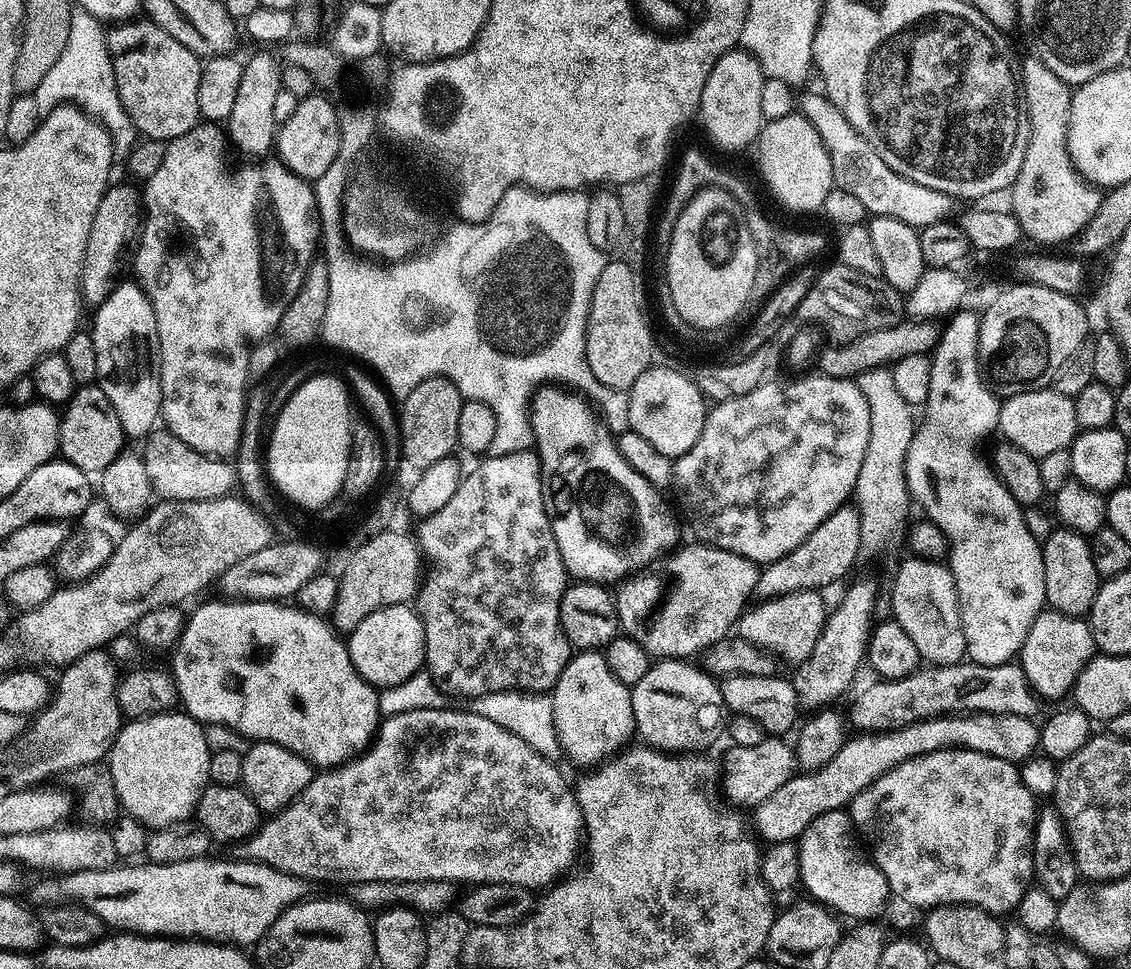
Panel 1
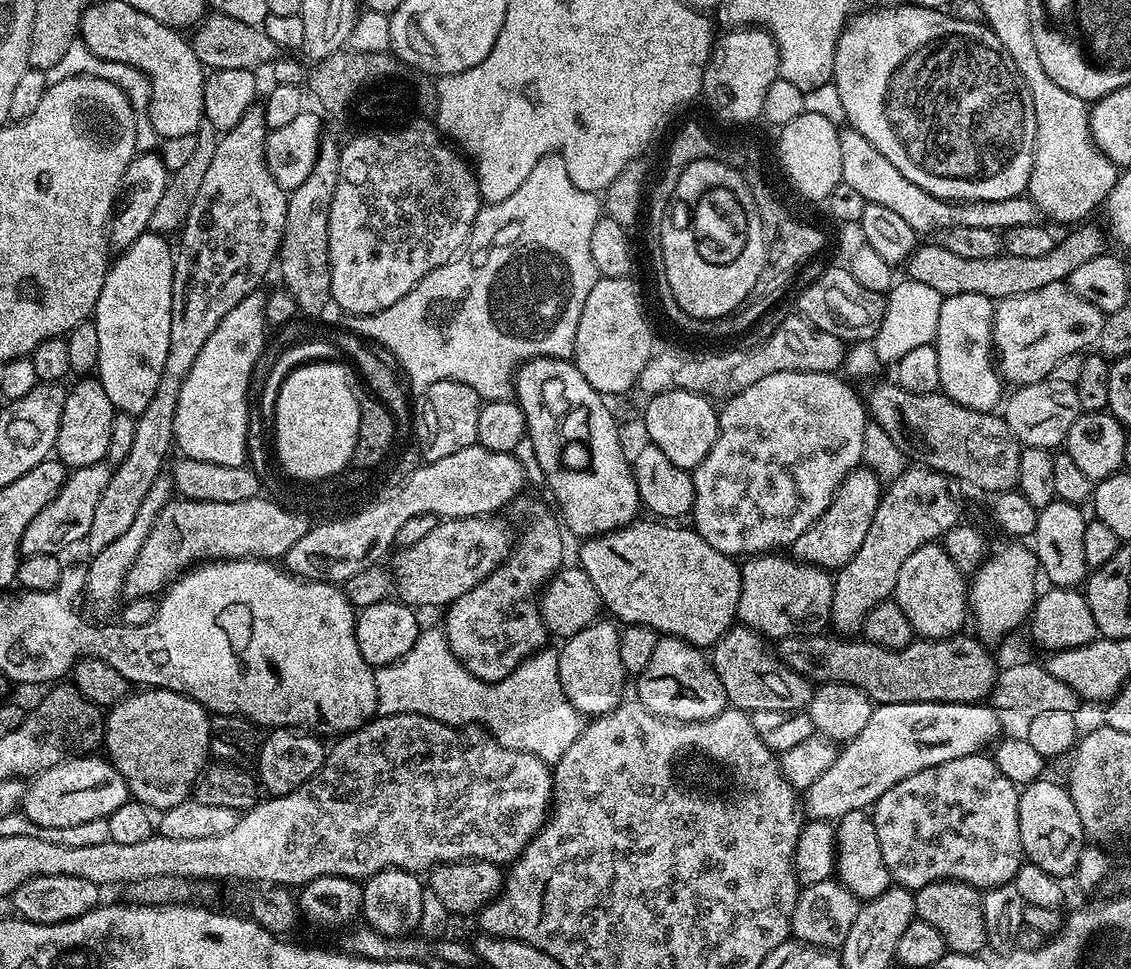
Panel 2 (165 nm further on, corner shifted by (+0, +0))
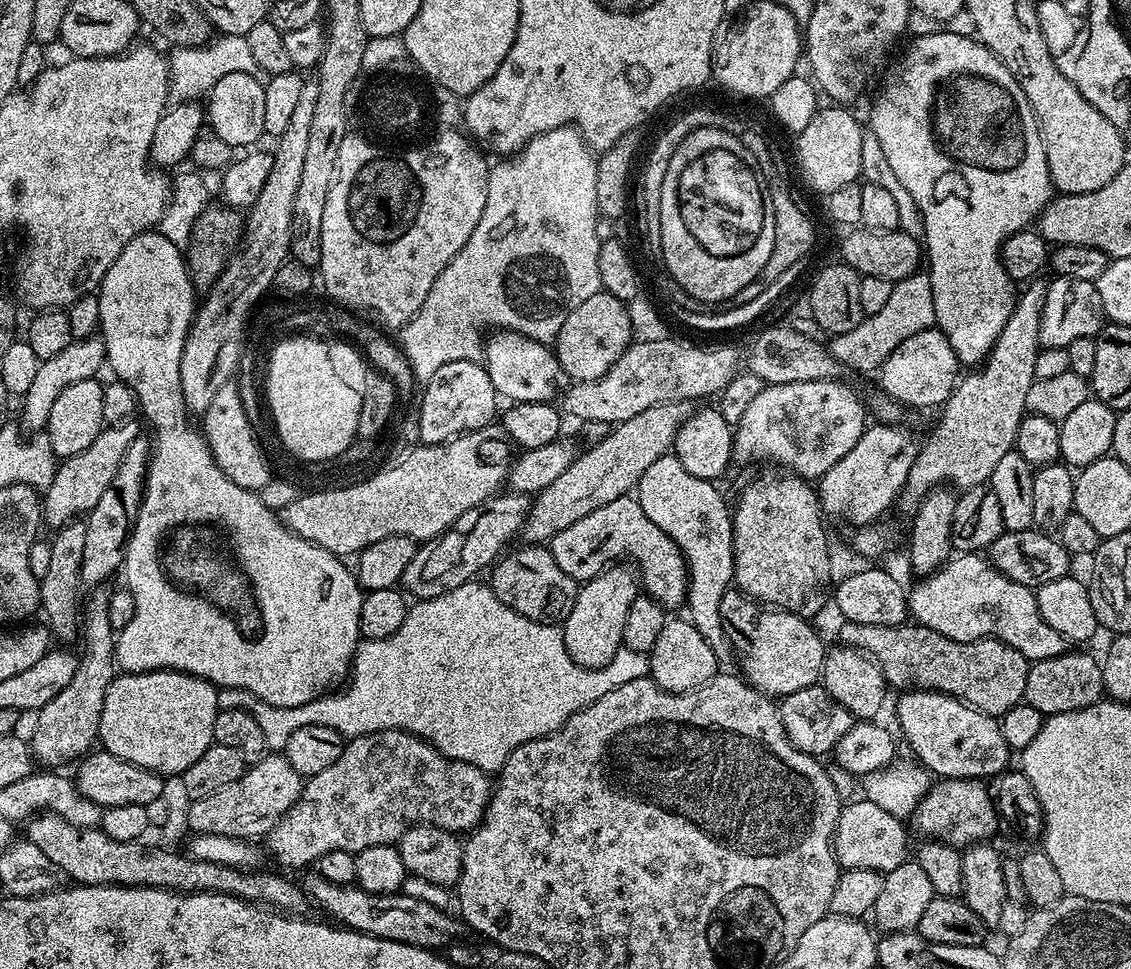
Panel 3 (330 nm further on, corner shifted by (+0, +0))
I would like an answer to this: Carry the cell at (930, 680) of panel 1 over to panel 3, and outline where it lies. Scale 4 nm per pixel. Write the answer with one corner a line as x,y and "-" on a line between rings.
1075,650
1063,652
1054,658
1033,660
1028,665
1023,703
1034,706
1034,710
1046,718
1096,704
1105,695
1100,666
1101,661
1097,657
1095,660
1090,653

